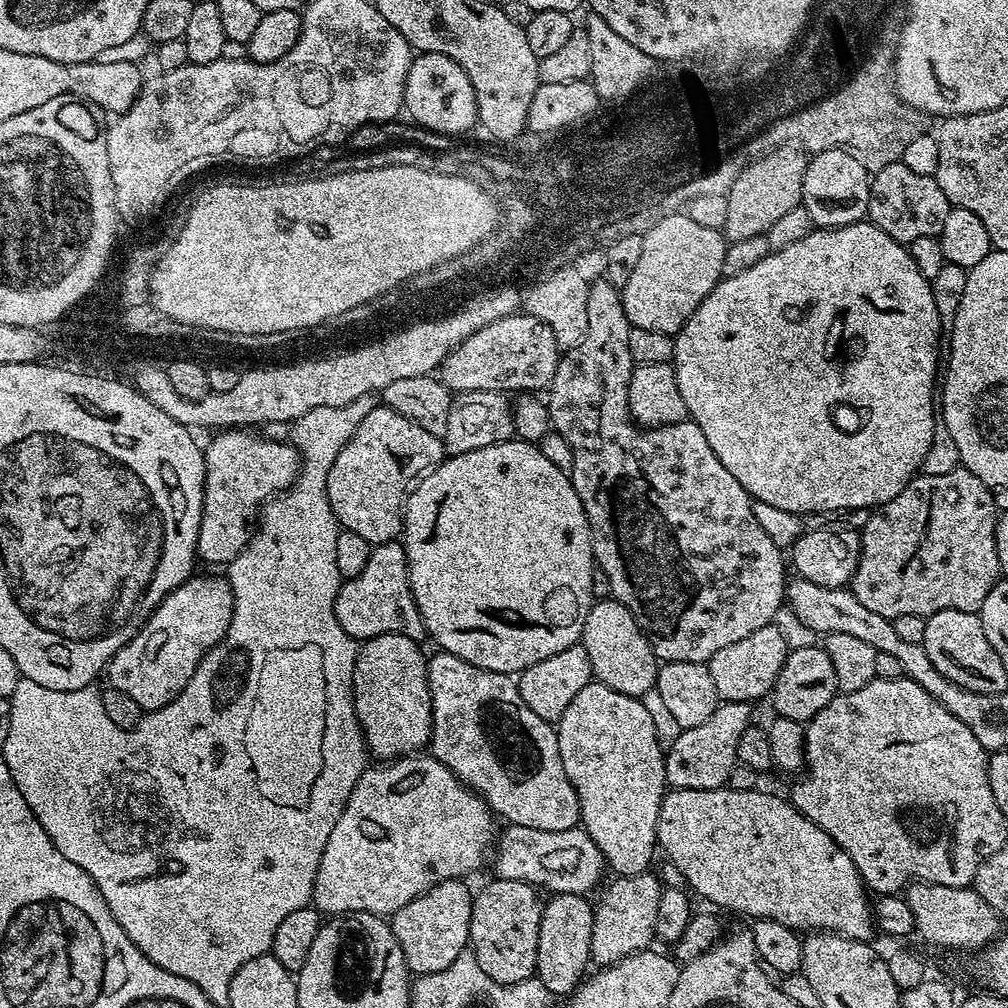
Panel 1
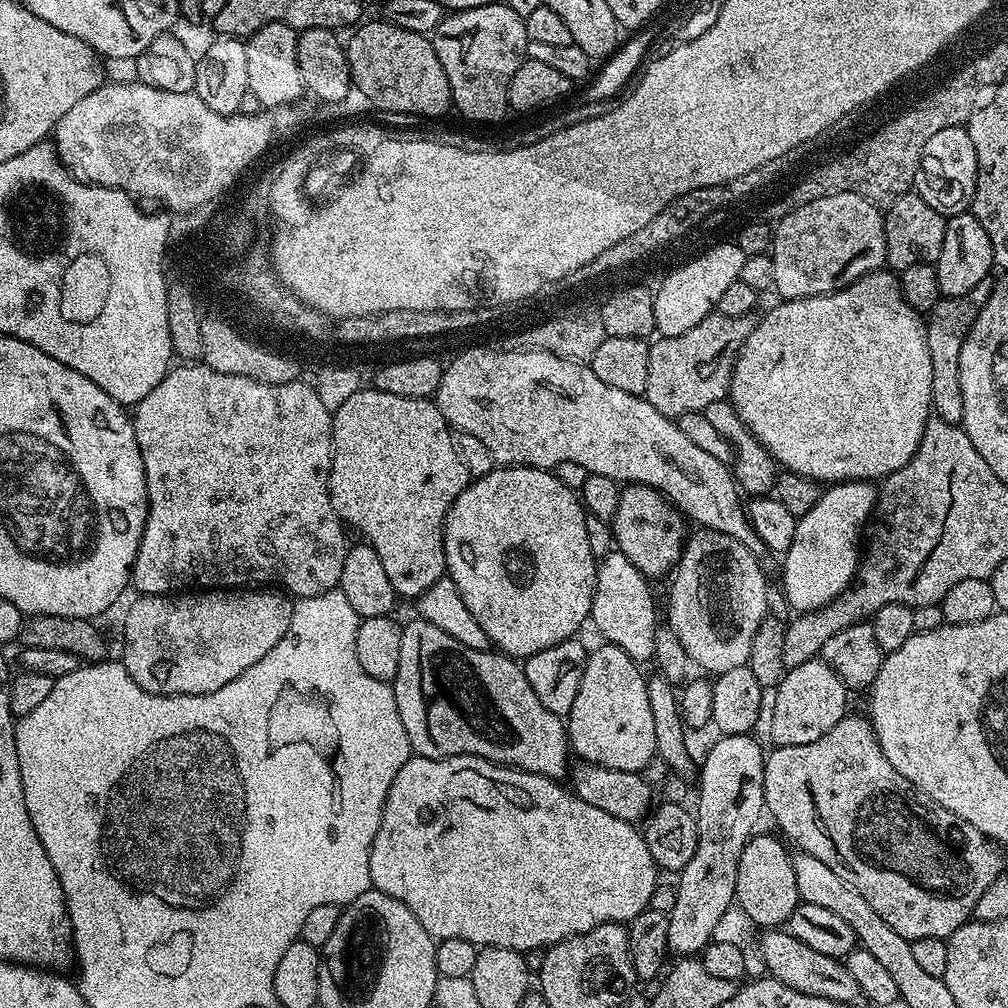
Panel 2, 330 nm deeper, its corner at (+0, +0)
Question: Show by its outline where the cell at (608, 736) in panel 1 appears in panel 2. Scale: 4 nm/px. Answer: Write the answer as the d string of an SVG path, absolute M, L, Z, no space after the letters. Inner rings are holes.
M604 642L601 643L601 648L592 648L588 653L588 661L586 662L586 670L582 674L582 686L578 686L578 698L574 698L574 706L566 717L566 727L568 729L568 743L571 751L576 752L581 761L589 764L600 764L603 768L610 770L626 770L627 772L645 771L651 760L656 756L656 743L654 742L654 714L650 714L650 698L646 698L646 686L648 685L645 673L640 673L641 665L637 661L630 658L630 654L626 654L626 650L618 650L618 646Z

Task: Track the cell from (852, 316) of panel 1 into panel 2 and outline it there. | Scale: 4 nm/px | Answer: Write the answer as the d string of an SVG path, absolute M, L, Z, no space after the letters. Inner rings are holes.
M881 270L871 272L862 278L858 278L852 284L847 284L844 288L839 288L836 292L830 294L822 294L821 296L811 296L810 298L798 298L797 300L785 300L777 303L777 308L772 308L763 317L757 319L754 330L750 330L750 334L746 338L746 342L740 347L739 354L736 355L736 365L732 367L732 385L728 388L728 396L731 399L734 410L738 412L738 418L747 426L754 434L754 438L758 438L758 442L766 448L766 450L776 459L777 465L781 469L797 472L811 480L819 480L821 482L843 482L845 480L867 480L869 482L883 481L885 476L894 474L902 466L906 466L906 462L910 462L910 458L914 458L914 454L918 450L918 446L922 442L922 434L926 430L932 411L932 395L930 394L930 382L932 380L932 367L930 366L930 346L926 346L926 323L925 317L914 310L914 306L910 306L910 302L906 302L906 298L900 289L900 281L897 273L891 270Z

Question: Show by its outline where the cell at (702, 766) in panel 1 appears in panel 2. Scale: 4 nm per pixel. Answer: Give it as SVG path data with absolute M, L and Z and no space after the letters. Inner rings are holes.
M821 659L811 660L787 669L783 679L777 684L772 702L772 714L768 732L775 747L798 746L822 738L831 727L847 715L848 689L837 674Z

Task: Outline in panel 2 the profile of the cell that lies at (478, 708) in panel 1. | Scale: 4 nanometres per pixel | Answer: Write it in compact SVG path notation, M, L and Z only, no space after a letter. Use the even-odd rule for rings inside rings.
M419 618L405 623L403 630L398 674L391 685L398 702L398 718L406 726L415 755L435 760L447 756L480 756L505 768L533 772L557 782L569 775L570 745L565 721L538 702L530 682L526 682L523 667L513 657L496 650L470 650L470 646L462 646L446 630L438 630L438 626Z

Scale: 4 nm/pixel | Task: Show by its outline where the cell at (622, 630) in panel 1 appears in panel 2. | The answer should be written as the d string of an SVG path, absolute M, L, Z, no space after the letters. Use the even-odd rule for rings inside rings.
M612 550L596 565L596 589L592 595L591 627L596 627L604 635L607 643L626 650L630 658L637 662L651 661L654 657L654 634L656 621L656 600L648 589L649 577L643 576L619 550Z

